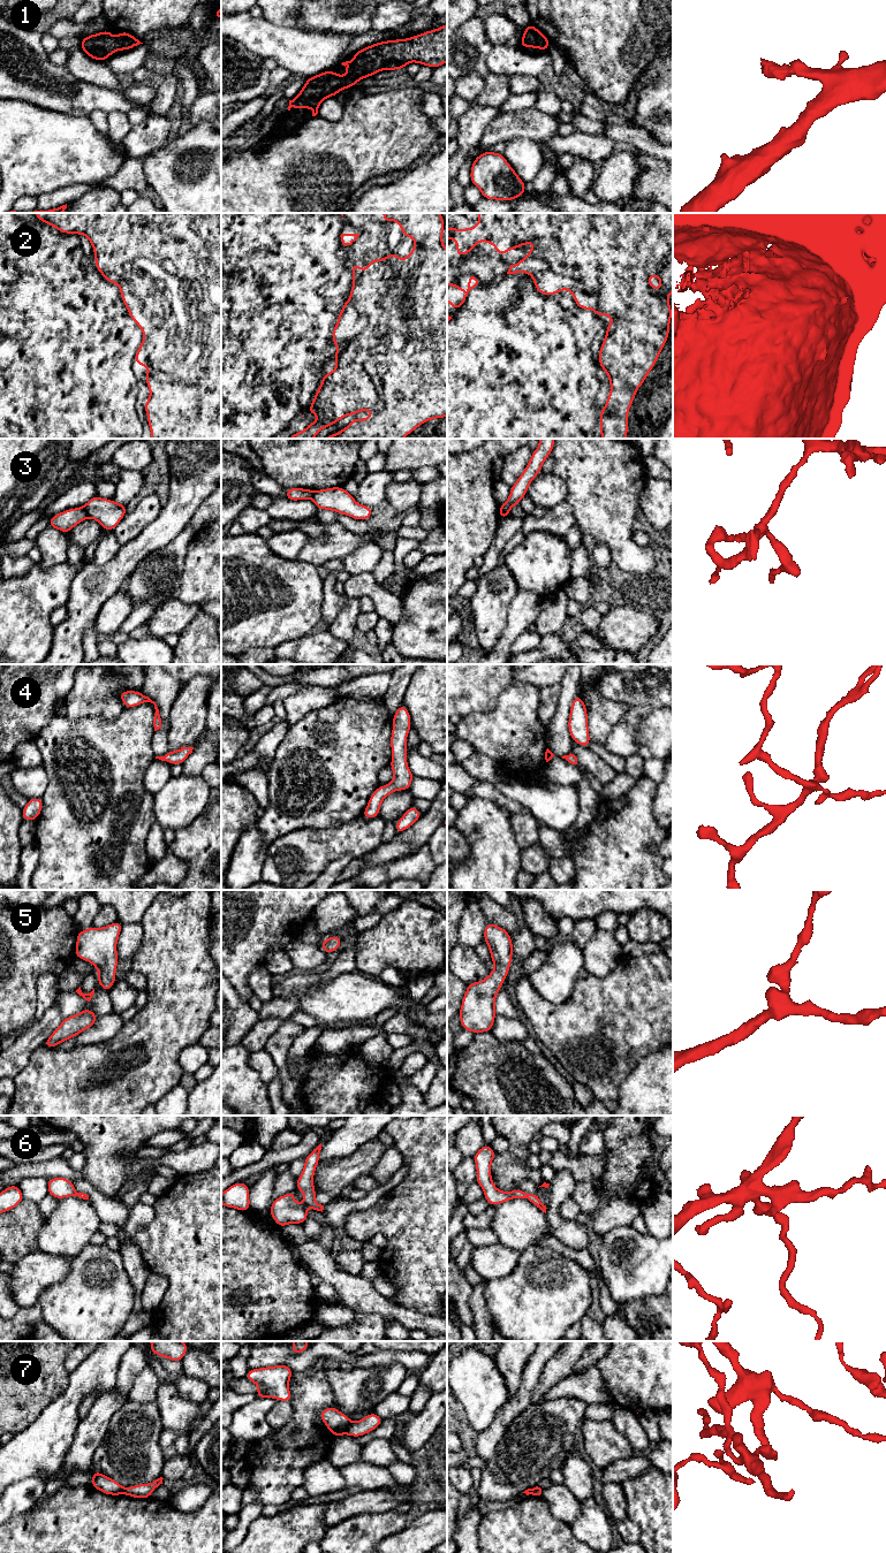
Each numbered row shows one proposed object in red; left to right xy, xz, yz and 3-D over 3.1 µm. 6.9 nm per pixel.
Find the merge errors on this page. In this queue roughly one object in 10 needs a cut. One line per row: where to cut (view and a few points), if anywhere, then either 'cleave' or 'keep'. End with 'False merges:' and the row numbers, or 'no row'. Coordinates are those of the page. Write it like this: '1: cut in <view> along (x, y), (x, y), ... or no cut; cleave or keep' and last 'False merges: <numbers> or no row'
1: no cut; keep
2: no cut; keep
3: cut in xy along (83, 507), (88, 516); cleave
4: no cut; keep
5: no cut; keep
6: no cut; keep
7: cut in xz along (350, 1422), (345, 1432); cleave
False merges: 3, 7

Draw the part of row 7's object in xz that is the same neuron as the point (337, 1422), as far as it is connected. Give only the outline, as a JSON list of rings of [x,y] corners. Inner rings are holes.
[[[335,1407],[325,1408],[319,1413],[319,1417],[335,1438],[344,1434],[351,1423],[350,1418]]]

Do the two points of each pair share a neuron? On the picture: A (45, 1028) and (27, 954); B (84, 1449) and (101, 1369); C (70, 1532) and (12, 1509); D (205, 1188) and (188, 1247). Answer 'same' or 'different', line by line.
A: different
B: different
C: different
D: same

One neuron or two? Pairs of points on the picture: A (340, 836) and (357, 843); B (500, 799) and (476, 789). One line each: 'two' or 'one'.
A: one
B: one

